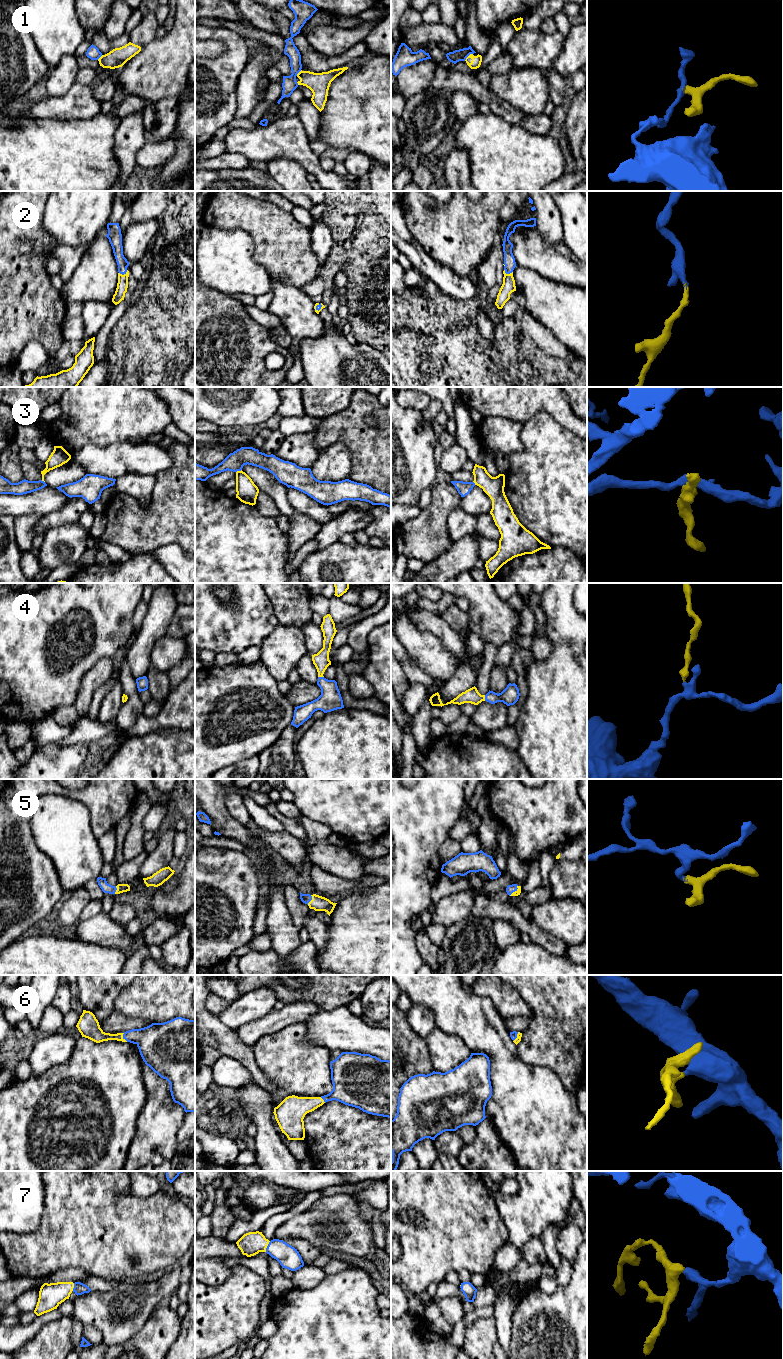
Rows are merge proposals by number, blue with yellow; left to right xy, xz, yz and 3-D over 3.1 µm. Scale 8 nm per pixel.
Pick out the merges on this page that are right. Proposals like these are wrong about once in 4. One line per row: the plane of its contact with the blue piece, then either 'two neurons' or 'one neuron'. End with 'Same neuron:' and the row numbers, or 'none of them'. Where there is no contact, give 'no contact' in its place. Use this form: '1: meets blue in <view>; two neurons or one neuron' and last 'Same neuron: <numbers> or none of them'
1: meets blue in yz; two neurons
2: meets blue in yz; one neuron
3: meets blue in xz; two neurons
4: meets blue in xz; one neuron
5: meets blue in xz; one neuron
6: meets blue in xy; one neuron
7: meets blue in xz; one neuron
Same neuron: 2, 4, 5, 6, 7

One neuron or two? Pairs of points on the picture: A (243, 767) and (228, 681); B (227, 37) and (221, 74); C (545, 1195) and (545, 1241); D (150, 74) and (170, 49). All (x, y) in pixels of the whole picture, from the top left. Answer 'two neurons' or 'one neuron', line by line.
A: two neurons
B: one neuron
C: two neurons
D: one neuron

